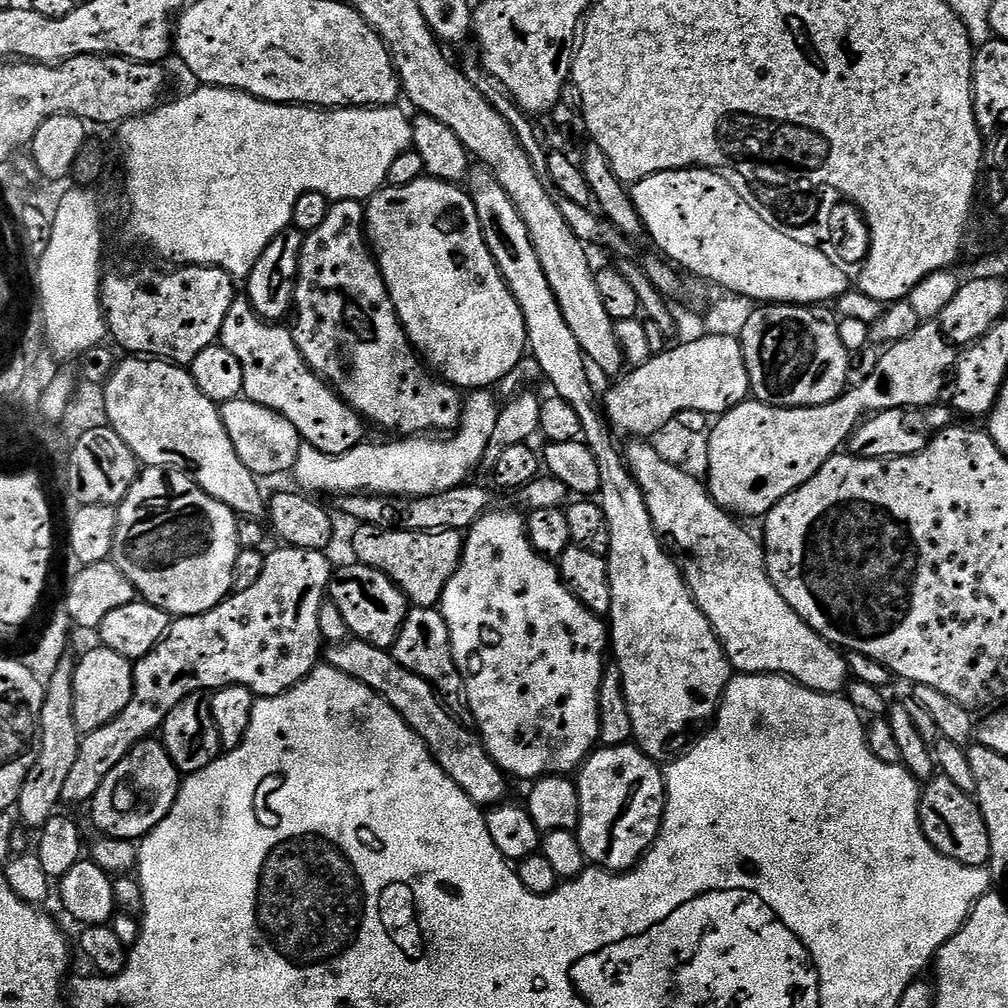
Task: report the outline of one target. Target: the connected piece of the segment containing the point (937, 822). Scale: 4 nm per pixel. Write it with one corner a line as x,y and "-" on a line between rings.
937,774
921,787
920,825
930,846
947,860
975,868
985,867
991,861
990,830
986,830
986,818
982,818
982,810
975,799
955,782
950,782
950,778

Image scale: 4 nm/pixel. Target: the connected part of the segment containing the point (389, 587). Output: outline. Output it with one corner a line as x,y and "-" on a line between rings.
359,562
351,563
333,571
327,599
338,606
338,614
346,618
346,626
355,639
370,642
370,646
391,649
408,617
408,597
393,580
386,578
386,574

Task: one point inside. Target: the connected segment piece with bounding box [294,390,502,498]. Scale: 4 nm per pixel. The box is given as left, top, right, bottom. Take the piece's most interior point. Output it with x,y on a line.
421,465

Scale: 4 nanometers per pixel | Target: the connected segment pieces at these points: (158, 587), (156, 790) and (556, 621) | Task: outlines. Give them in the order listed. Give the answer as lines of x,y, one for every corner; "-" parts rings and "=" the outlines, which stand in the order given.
145,467
130,486
116,514
116,533
111,561
130,578
143,603
158,606
173,617
197,616
218,606
232,592
234,562
241,546
238,542
238,517
222,502
210,498
184,472
172,468
=
149,738
134,745
130,754
126,754
110,774
106,774
106,782
98,786
90,801
95,831
119,840
135,841
147,836
150,829
170,814
181,783
182,774
159,739
=
489,510
480,519
475,520
467,529
464,537
464,553
460,559
458,570
454,570
454,578
446,582
446,590
439,602
439,610
446,618
446,626
450,630
450,642
454,662
458,666
460,676
464,680
464,699
466,708
472,711
476,719
475,731
484,741
484,749
494,758
494,762
509,777
521,776
527,782
535,782
542,776
563,776
572,774
588,759
590,753
597,747
600,738
600,707
598,694
602,674
606,667
604,655
610,652
610,628
601,617
595,616
574,594
565,586
560,577
559,567
548,557
538,554
528,537
528,525
523,515
516,512
496,512

